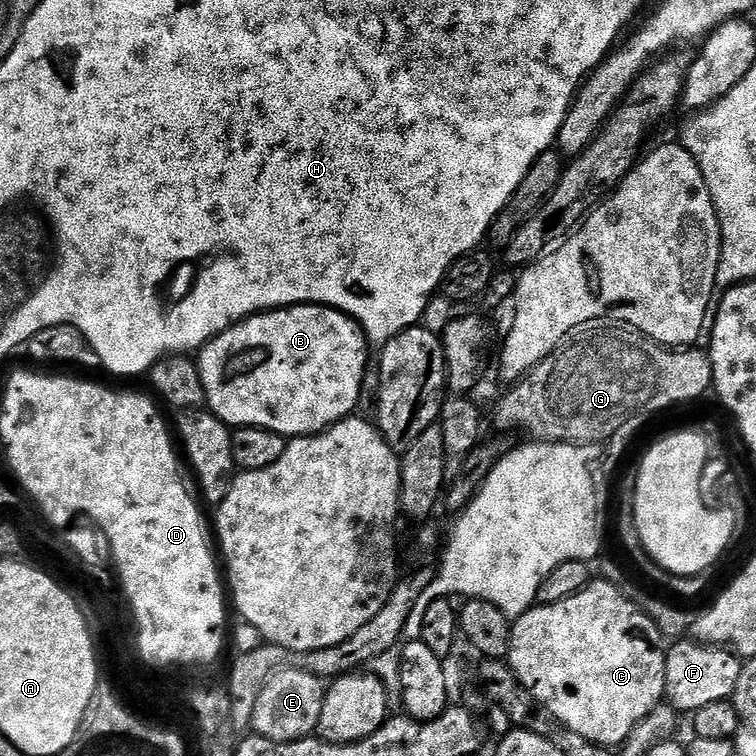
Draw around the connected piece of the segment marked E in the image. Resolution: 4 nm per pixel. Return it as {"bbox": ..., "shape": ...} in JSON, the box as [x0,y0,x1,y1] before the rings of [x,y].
{"bbox":[250,670,325,744],"shape":[[[302,670],[279,672],[268,681],[262,694],[258,694],[250,721],[251,731],[283,744],[309,739],[319,729],[325,691],[325,681],[319,680],[314,674],[306,674]]]}

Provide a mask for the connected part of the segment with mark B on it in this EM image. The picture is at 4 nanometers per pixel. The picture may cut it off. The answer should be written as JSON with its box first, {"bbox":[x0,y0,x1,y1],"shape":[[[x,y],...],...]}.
{"bbox":[198,304,367,438],"shape":[[[296,304],[292,308],[281,308],[263,314],[257,314],[233,324],[222,334],[218,334],[210,343],[205,344],[198,352],[198,363],[202,374],[202,386],[204,387],[204,398],[207,407],[218,419],[233,429],[237,428],[265,428],[274,434],[285,438],[298,436],[316,436],[337,424],[339,420],[345,420],[347,416],[353,415],[358,402],[358,392],[362,387],[363,375],[366,373],[367,342],[360,325],[350,316],[337,312],[334,308],[324,308],[320,304]]]}

